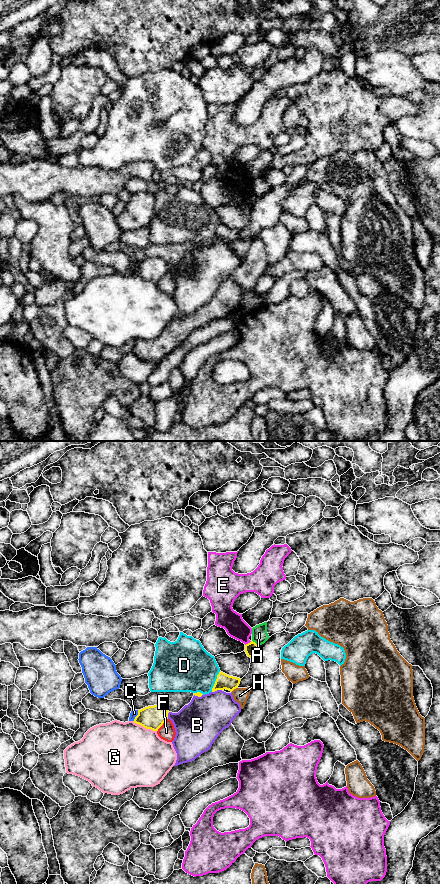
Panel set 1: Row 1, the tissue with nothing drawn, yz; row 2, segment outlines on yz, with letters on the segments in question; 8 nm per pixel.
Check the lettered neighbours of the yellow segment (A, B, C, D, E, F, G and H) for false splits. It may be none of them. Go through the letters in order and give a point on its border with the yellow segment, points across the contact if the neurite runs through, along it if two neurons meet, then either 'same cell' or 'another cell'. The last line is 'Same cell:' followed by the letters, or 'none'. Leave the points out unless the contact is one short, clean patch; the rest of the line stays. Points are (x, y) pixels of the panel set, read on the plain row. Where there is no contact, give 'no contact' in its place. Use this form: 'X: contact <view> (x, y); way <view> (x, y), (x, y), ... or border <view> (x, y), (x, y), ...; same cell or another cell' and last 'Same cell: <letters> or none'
A: contact yz (255, 195); border yz (252, 192), (257, 197); another cell
B: contact yz (216, 242); another cell
C: contact yz (136, 268); another cell
D: contact yz (215, 233); another cell
E: contact yz (248, 195); border yz (251, 193), (245, 197); another cell
F: contact yz (162, 276); another cell
G: contact yz (144, 279); another cell
H: contact yz (234, 240); another cell
Same cell: none

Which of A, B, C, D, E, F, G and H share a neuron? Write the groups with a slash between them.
A H / B / C / D / E / F / G

